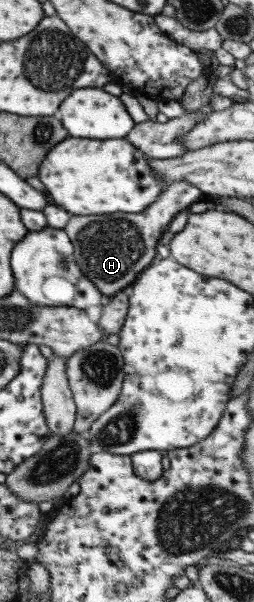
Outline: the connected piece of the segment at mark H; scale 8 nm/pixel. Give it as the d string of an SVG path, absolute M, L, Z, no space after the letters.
M173 181L156 196L156 199L145 207L144 211L134 214L112 213L112 215L94 215L94 217L70 217L66 223L64 231L72 243L74 259L82 271L82 275L100 291L105 297L109 297L121 290L127 290L134 282L134 279L142 273L143 269L150 264L150 261L156 259L154 247L159 243L163 235L162 231L169 227L168 223L178 211L187 211L192 203L202 200L204 195L199 189L192 187L187 181Z

